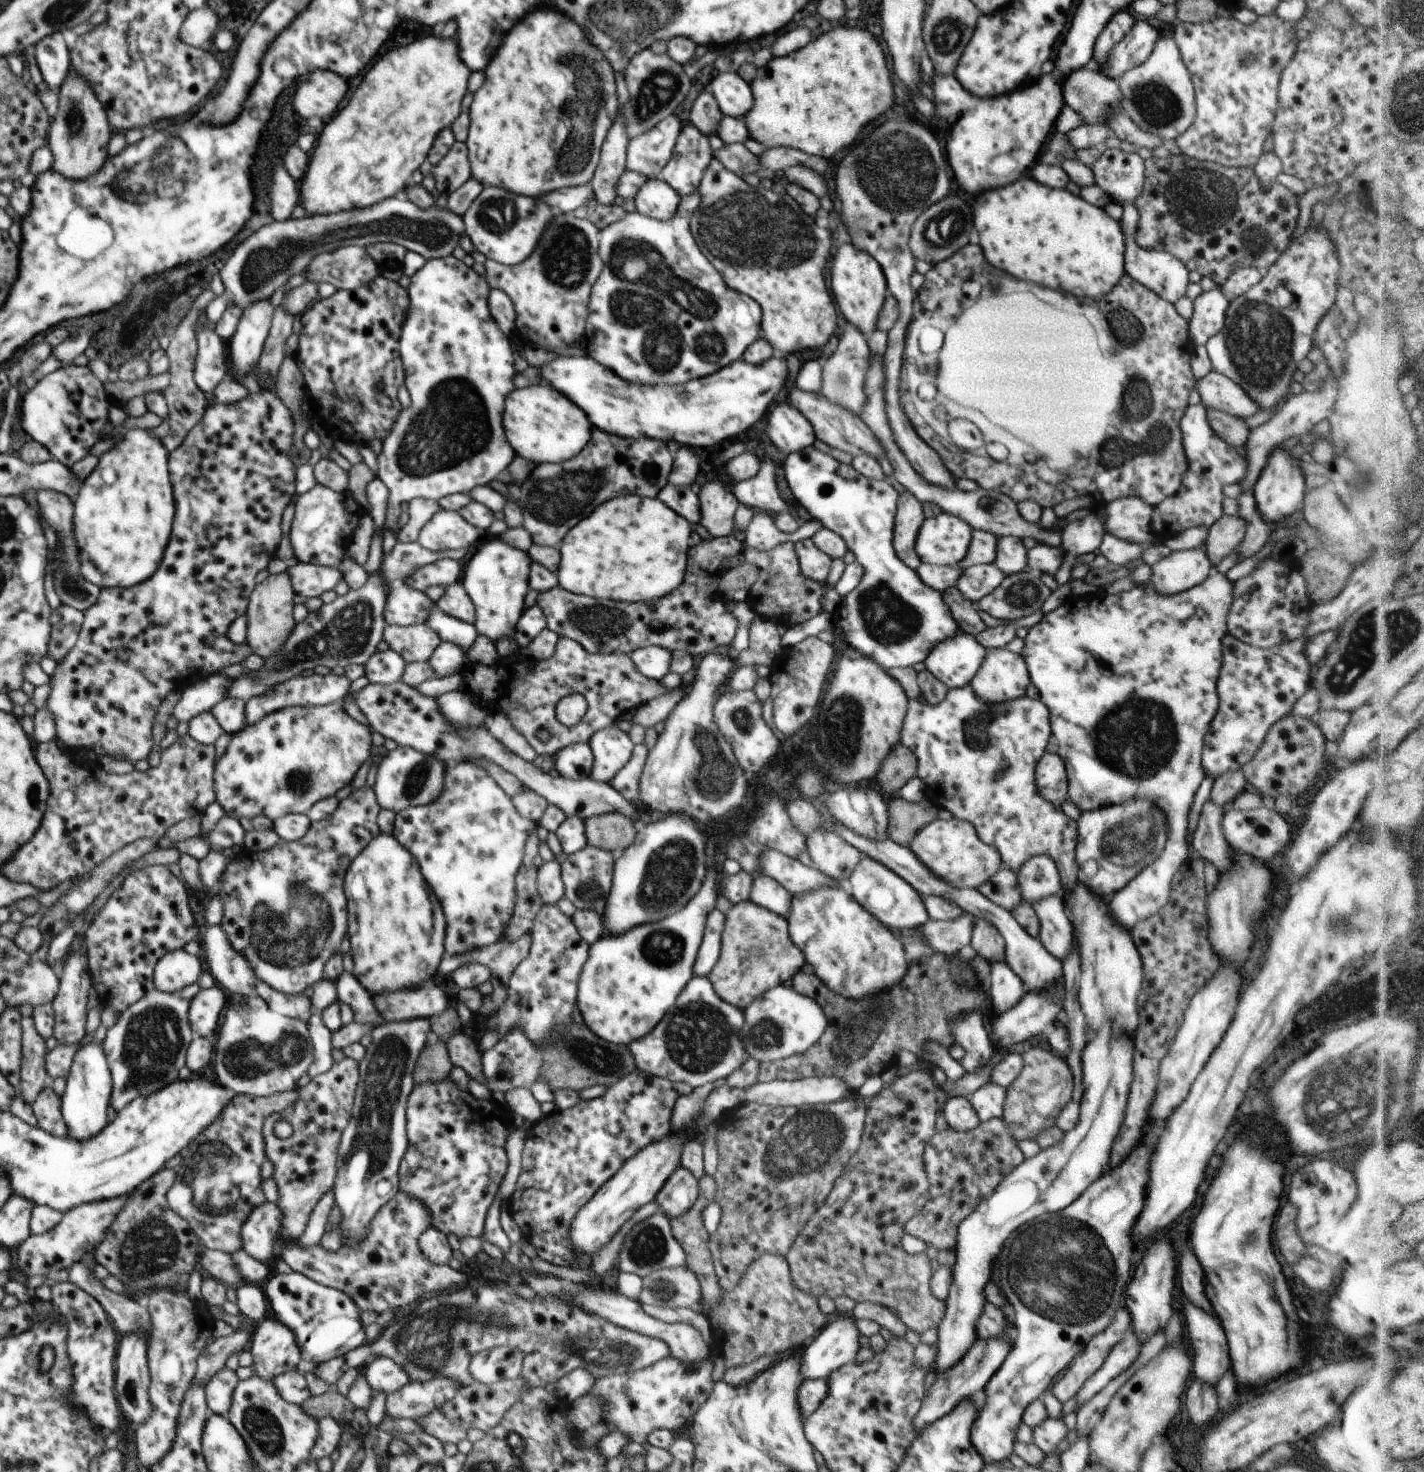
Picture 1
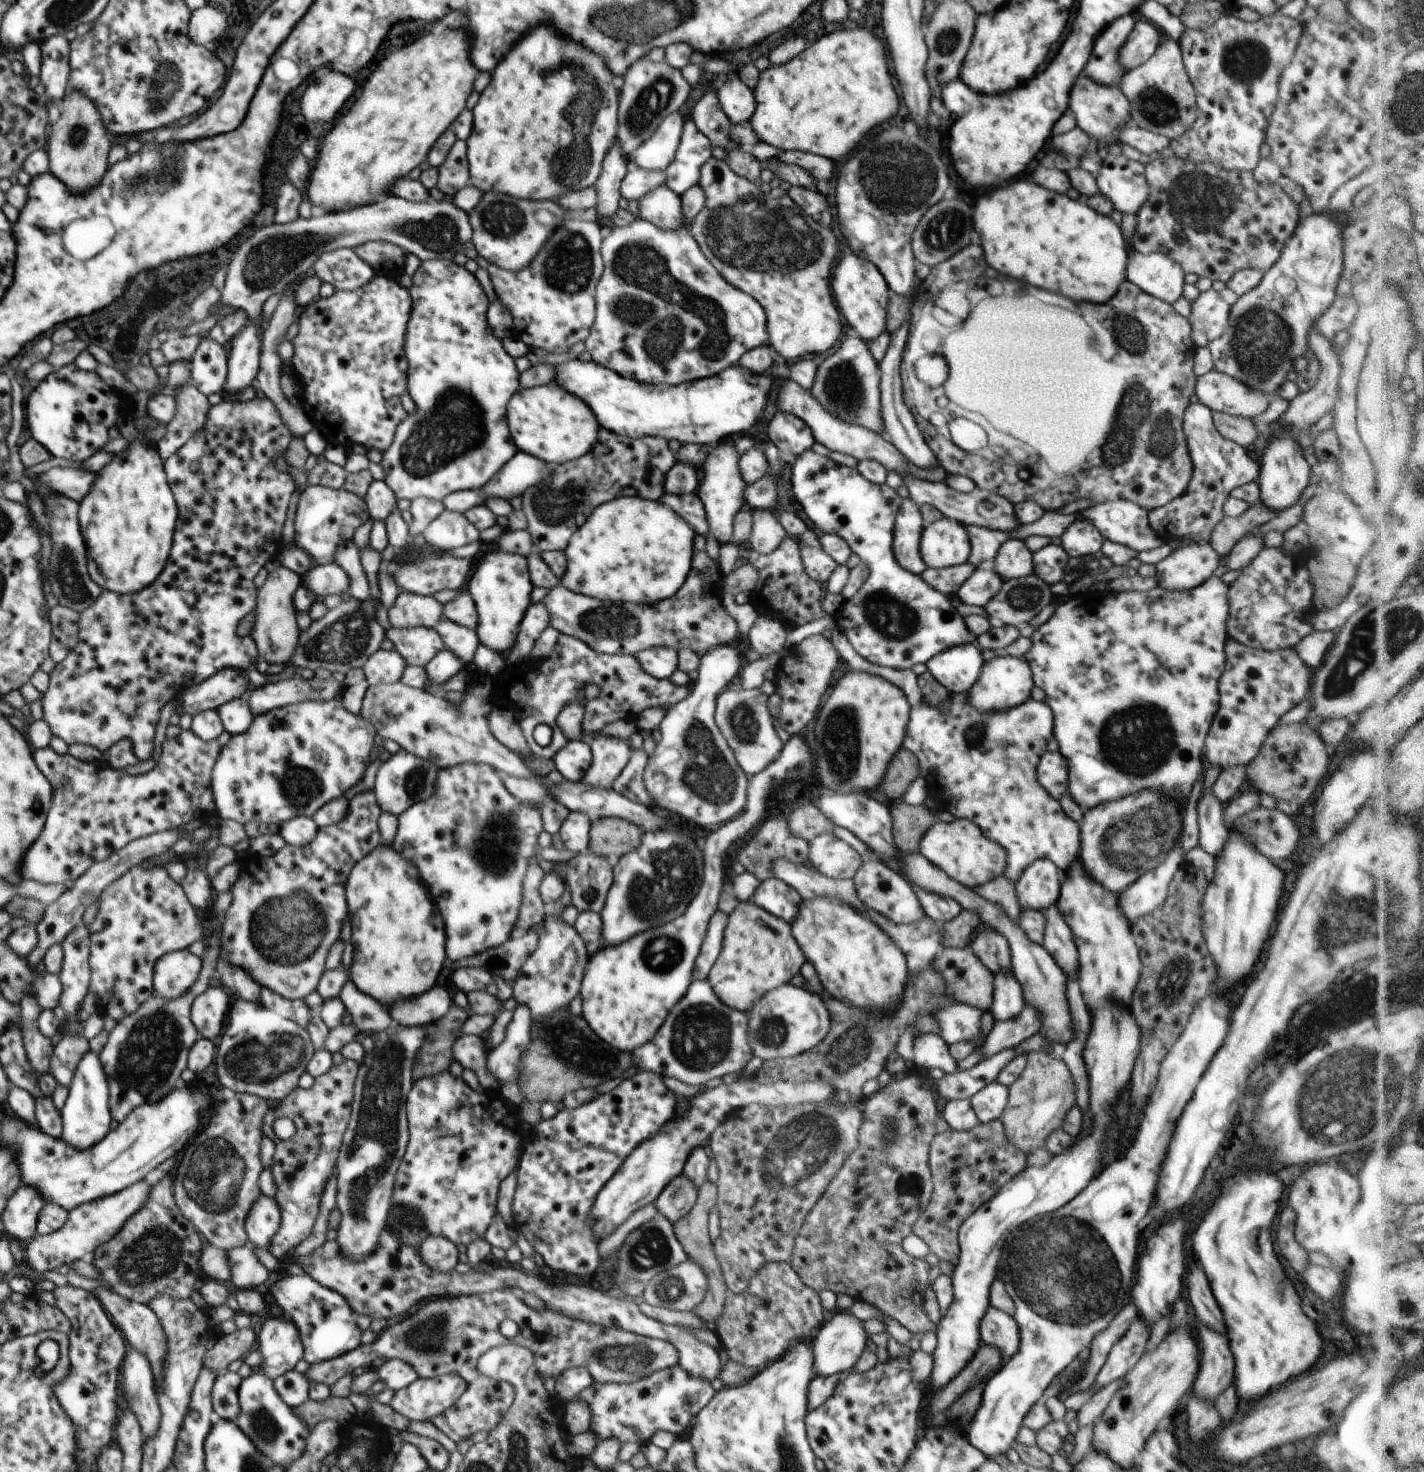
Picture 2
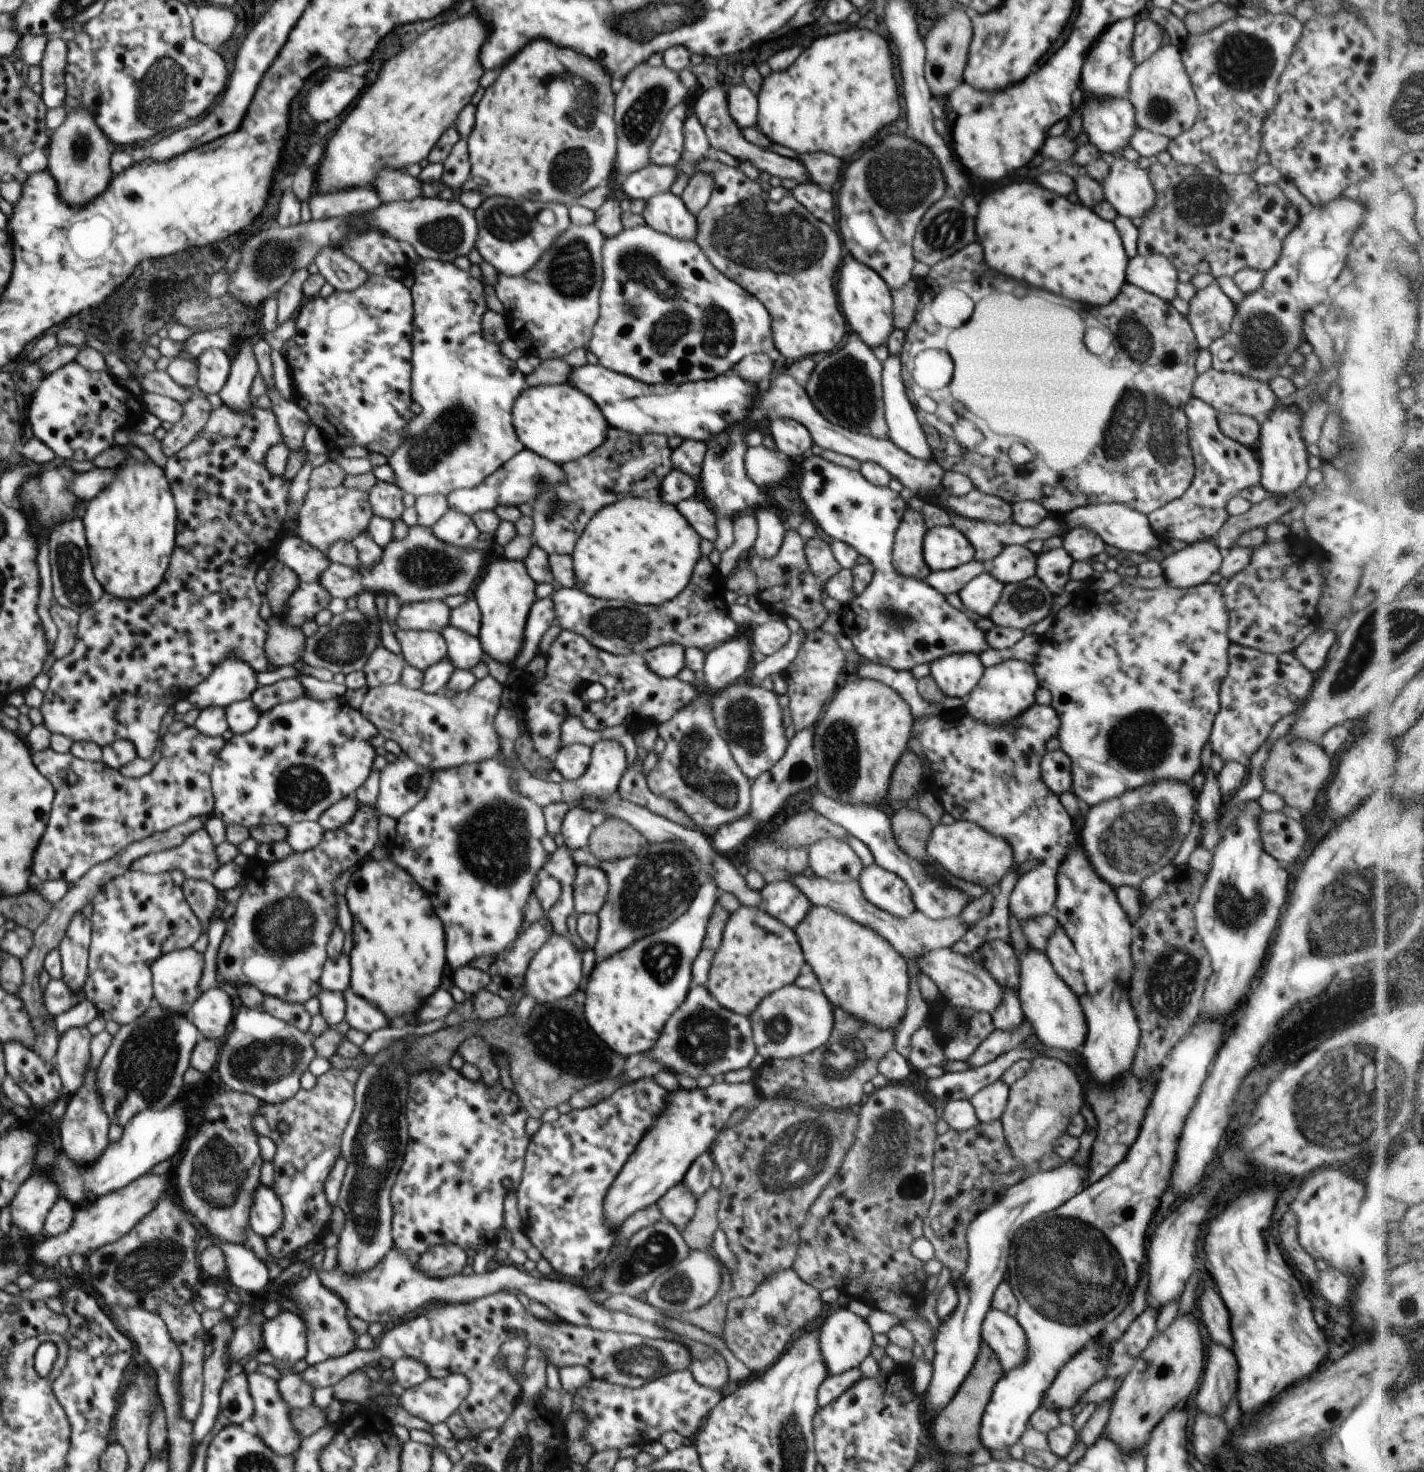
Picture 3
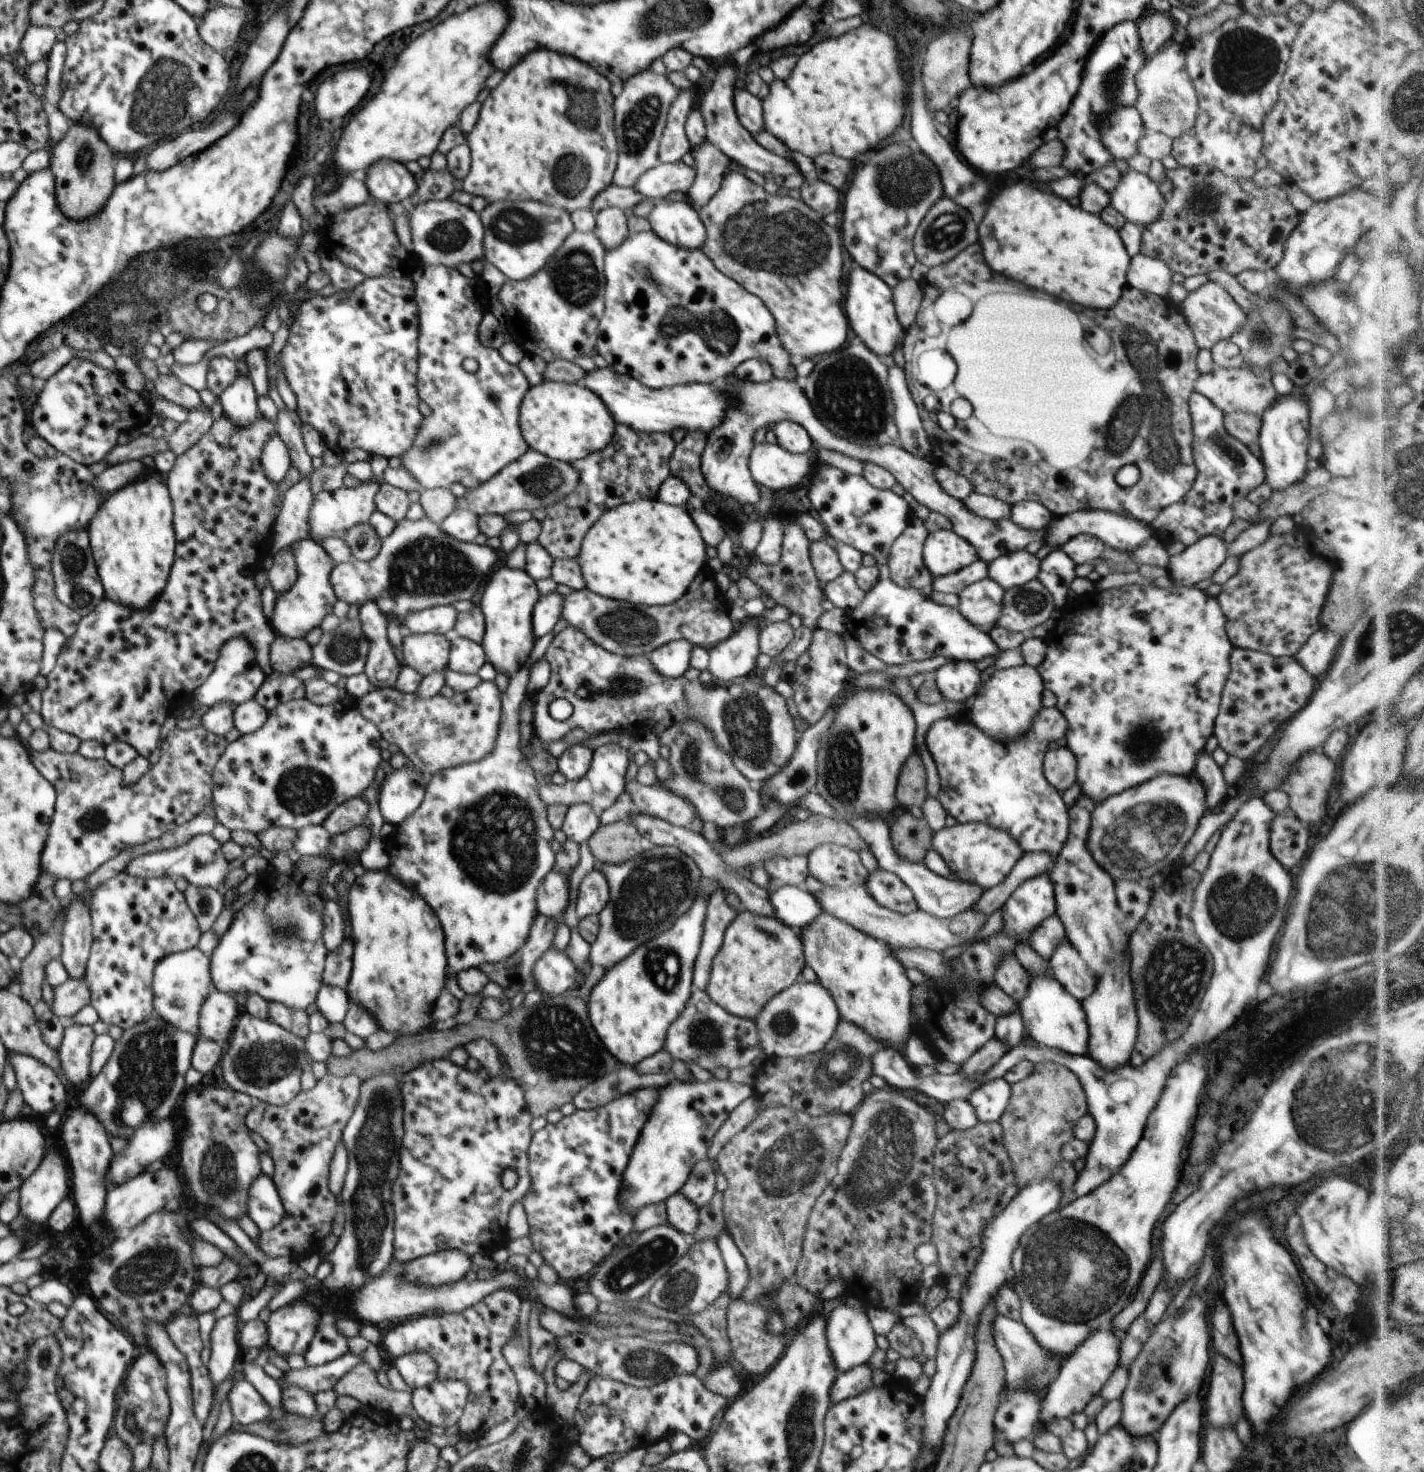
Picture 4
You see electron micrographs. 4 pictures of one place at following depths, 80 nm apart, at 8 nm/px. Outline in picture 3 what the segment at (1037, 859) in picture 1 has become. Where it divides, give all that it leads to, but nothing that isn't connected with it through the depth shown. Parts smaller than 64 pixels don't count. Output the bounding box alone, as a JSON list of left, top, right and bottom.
[1009,862,1057,922]

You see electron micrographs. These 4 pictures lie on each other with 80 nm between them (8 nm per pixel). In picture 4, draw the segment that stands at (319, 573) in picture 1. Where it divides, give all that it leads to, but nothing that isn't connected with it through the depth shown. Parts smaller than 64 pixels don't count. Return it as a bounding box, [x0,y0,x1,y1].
[331,516,500,624]

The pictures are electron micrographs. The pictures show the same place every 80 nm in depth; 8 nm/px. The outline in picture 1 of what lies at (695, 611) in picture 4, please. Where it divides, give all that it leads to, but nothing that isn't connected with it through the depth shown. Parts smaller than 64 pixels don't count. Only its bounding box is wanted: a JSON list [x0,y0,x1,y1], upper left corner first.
[537,535,742,656]

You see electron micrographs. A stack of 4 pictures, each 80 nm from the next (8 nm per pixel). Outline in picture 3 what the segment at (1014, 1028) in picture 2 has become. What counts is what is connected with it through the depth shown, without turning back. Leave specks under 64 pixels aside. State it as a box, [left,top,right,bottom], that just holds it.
[967,1020,1032,1068]

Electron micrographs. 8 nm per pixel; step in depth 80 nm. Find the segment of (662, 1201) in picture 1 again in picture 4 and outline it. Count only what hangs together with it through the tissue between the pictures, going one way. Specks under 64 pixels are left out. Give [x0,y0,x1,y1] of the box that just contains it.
[665,1192,699,1237]

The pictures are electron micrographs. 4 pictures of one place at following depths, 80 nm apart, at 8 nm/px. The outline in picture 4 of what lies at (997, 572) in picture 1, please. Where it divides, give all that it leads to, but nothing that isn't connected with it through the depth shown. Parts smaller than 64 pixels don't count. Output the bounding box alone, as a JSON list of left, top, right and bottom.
[957,577,1005,633]

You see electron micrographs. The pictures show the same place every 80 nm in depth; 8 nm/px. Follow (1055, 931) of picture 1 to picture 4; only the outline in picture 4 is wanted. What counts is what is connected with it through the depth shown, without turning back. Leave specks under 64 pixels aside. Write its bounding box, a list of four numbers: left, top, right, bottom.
[1049,942,1098,1002]

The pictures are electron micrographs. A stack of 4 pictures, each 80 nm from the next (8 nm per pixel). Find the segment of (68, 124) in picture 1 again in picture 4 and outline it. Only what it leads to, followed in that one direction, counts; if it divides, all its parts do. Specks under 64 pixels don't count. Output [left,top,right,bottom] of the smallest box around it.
[49,123,122,221]

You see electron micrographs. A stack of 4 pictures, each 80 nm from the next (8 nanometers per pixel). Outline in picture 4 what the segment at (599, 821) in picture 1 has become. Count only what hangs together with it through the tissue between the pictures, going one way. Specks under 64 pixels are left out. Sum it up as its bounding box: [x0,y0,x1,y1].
[588,821,644,865]

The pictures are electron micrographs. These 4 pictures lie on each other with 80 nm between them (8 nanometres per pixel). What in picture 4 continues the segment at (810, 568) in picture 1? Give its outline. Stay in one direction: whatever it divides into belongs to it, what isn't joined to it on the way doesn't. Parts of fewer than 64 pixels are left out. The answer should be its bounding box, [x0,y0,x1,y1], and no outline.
[809,539,845,584]

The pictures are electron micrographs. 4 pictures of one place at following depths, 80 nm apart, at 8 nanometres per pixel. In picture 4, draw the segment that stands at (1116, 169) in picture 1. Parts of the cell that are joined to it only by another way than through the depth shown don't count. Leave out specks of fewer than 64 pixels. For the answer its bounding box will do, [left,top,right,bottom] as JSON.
[1111,168,1165,229]

